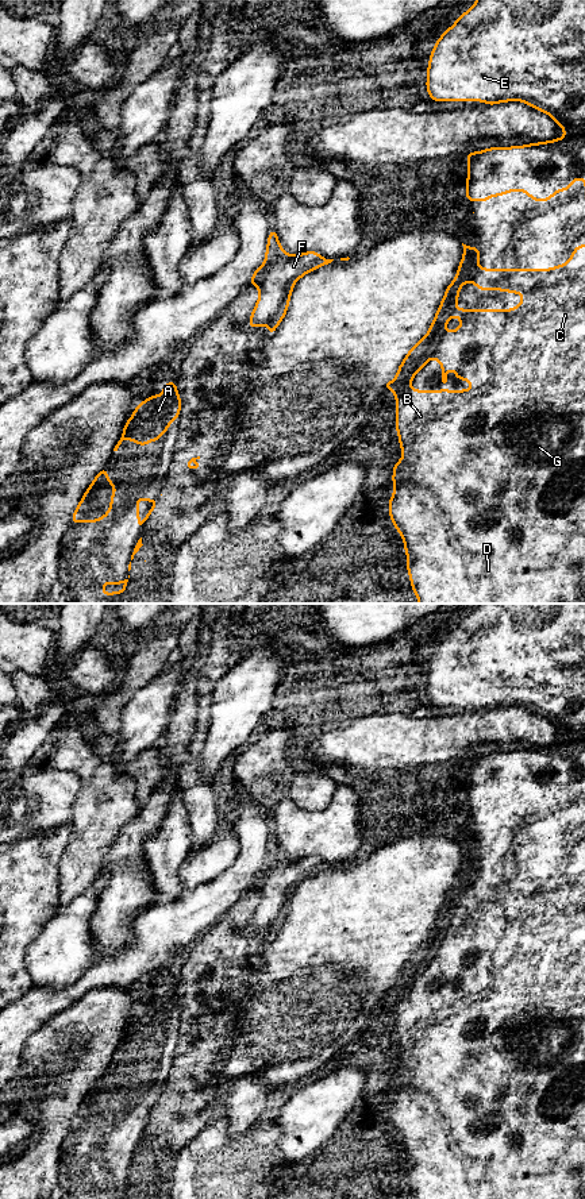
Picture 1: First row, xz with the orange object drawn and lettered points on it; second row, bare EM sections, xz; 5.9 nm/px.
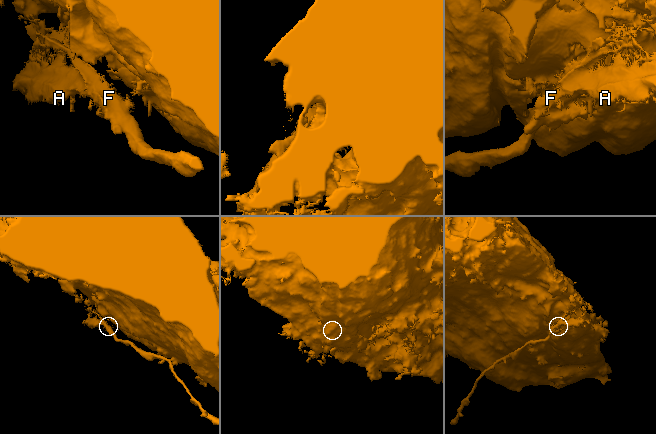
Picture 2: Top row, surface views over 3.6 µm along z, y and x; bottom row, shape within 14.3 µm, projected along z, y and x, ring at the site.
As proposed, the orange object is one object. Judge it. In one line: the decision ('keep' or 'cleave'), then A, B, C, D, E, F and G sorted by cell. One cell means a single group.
cleave; A F / B C D E G

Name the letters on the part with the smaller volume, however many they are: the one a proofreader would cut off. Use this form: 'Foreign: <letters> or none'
Foreign: A, F

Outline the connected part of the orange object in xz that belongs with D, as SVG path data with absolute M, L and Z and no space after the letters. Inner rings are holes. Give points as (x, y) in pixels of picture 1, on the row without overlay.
M463 849L463 861L458 872L457 882L446 892L444 902L434 922L434 926L427 940L409 955L405 964L401 967L396 983L392 987L384 987L382 991L395 998L397 1005L396 1010L396 1034L399 1038L403 1064L393 1069L395 1098L389 1106L389 1121L393 1130L404 1144L404 1153L407 1157L407 1175L415 1199L585 1199L585 849L578 849L571 856L571 864L565 870L558 870L554 874L480 874L480 852L469 852ZM472 886L480 895L505 895L508 898L522 898L523 907L515 914L457 914L455 907L459 902L462 888ZM451 921L459 922L462 929L457 936L449 936L446 940L444 933ZM434 961L442 969L442 987L447 987L447 975L455 974L458 978L455 984L467 984L474 991L473 995L412 995L411 986L419 975L424 972L428 964Z

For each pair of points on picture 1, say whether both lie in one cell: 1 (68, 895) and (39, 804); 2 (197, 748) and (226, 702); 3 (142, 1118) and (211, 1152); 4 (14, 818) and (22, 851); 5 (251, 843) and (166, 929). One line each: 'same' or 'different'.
1: different
2: different
3: different
4: different
5: same

